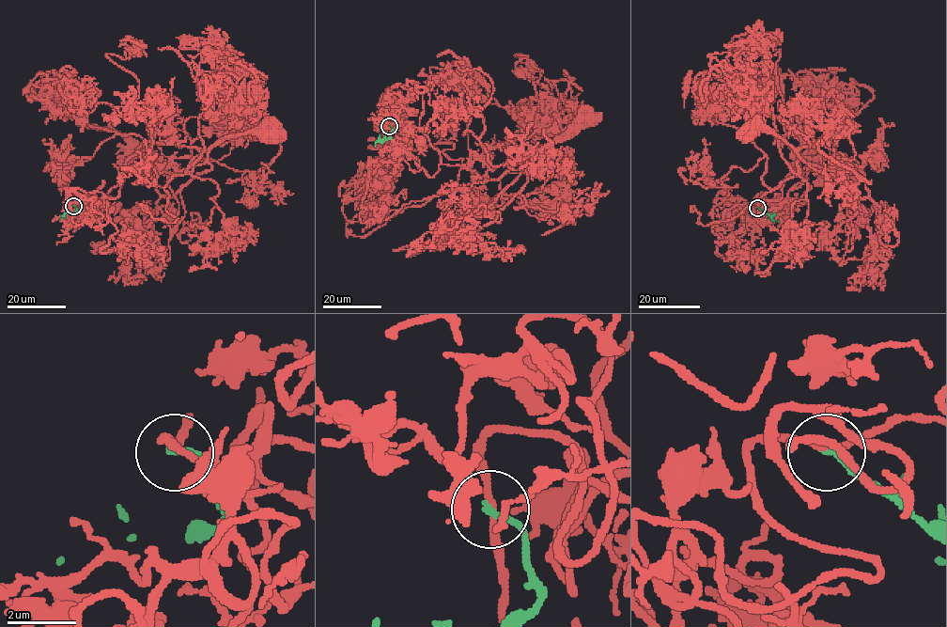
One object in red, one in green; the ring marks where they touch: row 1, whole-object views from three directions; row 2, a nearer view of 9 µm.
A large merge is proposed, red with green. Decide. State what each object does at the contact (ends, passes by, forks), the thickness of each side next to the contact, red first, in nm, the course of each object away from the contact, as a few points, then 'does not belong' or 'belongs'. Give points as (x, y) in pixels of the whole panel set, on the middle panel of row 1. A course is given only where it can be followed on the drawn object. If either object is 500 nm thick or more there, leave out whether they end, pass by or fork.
red passes by; green ends there; 170 nm thick on the red side, 200 nm on the other; red runs (389, 126), (413, 171), (422, 168), (432, 177), (440, 164), (464, 164), (491, 179), (586, 117); green runs (389, 126), (393, 133), (379, 140), (375, 146); does not belong

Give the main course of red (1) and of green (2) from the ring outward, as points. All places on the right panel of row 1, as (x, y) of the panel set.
1: (758, 208), (804, 201), (811, 186), (798, 173), (799, 148), (813, 144), (795, 149), (748, 130)
2: (758, 208), (779, 221)

